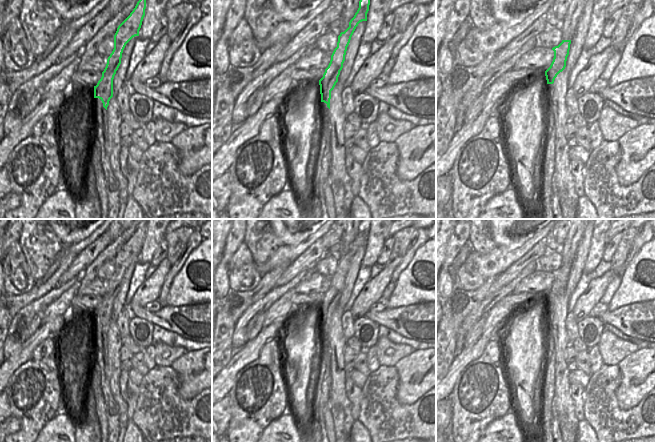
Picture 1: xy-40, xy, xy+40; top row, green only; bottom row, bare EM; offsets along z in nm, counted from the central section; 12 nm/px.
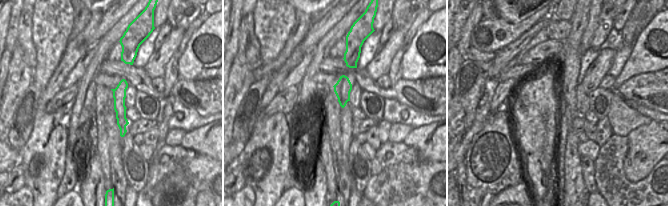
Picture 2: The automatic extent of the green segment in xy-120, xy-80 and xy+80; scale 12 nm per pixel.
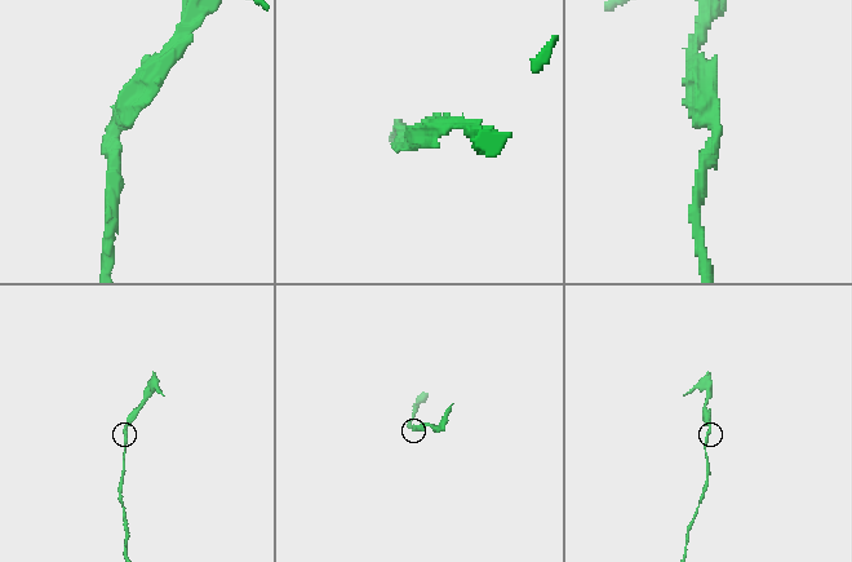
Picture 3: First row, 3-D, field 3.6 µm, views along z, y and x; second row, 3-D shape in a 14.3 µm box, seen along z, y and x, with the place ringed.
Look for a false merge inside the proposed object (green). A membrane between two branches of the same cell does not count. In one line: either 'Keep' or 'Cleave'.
Cleave.

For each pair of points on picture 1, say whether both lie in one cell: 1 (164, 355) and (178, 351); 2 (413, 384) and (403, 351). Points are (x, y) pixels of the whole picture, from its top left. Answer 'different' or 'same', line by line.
1: same
2: different

